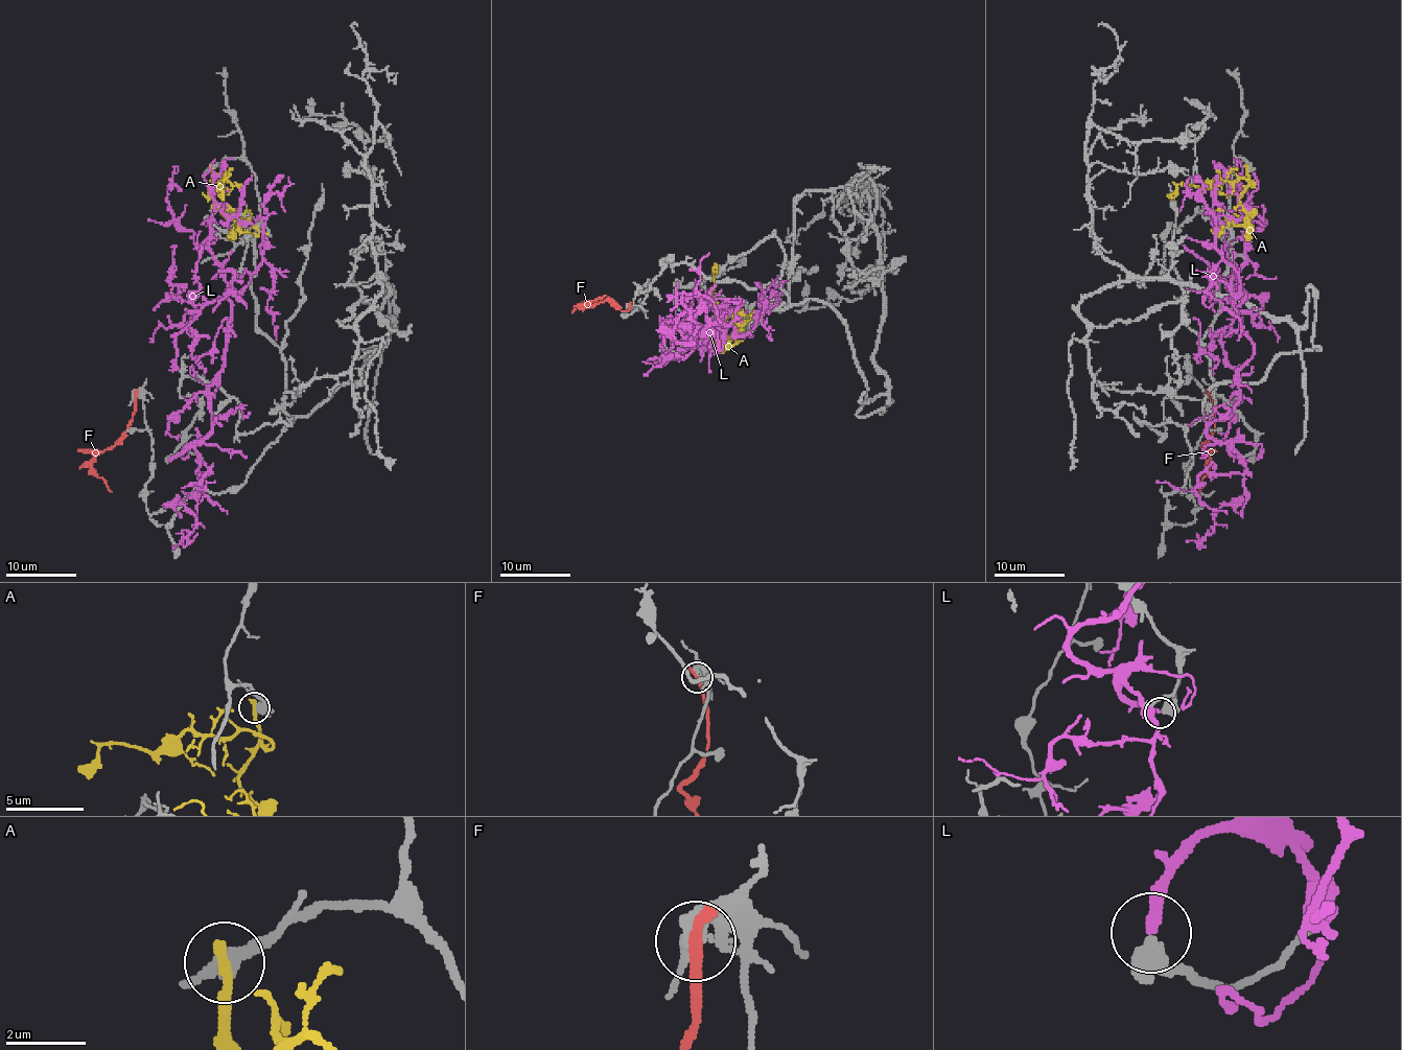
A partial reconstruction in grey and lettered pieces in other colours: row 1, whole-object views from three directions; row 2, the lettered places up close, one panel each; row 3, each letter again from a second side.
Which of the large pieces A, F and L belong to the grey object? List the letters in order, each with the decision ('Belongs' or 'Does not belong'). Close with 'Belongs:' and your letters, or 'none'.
A: Does not belong
F: Does not belong
L: Does not belong
Belongs: none

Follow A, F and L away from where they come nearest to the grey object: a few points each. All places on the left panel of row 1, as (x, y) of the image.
A: (211, 168), (209, 196), (219, 210), (232, 212), (234, 220), (242, 224), (239, 228), (258, 233)
F: (134, 396), (131, 424), (92, 463), (92, 470), (111, 491)
L: (169, 461), (211, 429), (208, 386), (226, 354), (231, 306), (209, 220), (213, 210), (239, 212), (252, 174)

